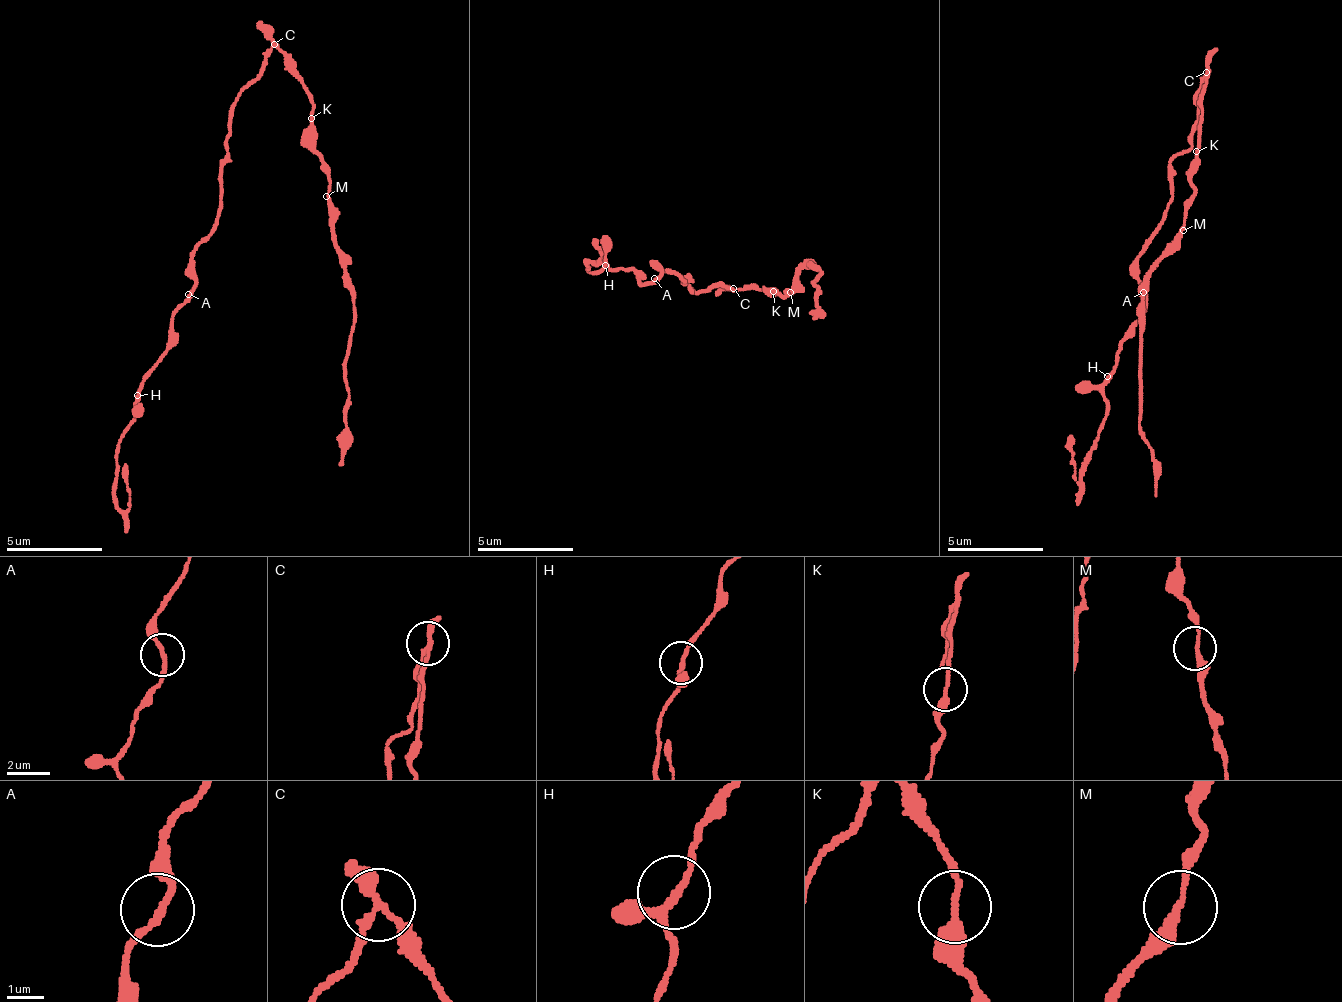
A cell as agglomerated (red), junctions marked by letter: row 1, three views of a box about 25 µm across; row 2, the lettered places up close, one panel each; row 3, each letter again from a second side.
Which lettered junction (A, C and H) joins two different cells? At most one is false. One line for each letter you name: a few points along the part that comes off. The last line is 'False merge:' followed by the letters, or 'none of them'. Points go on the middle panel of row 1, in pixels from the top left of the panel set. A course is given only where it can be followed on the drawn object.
C: foreign part runs (732, 287), (772, 288), (784, 296), (791, 293), (802, 268), (818, 268), (818, 291), (811, 317)
False merge: C

